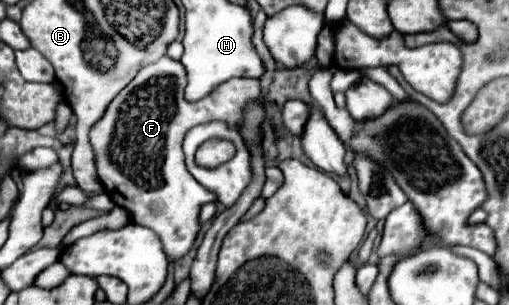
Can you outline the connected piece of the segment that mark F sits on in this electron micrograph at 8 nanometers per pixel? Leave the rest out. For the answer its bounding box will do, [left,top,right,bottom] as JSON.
[90,56,262,260]

